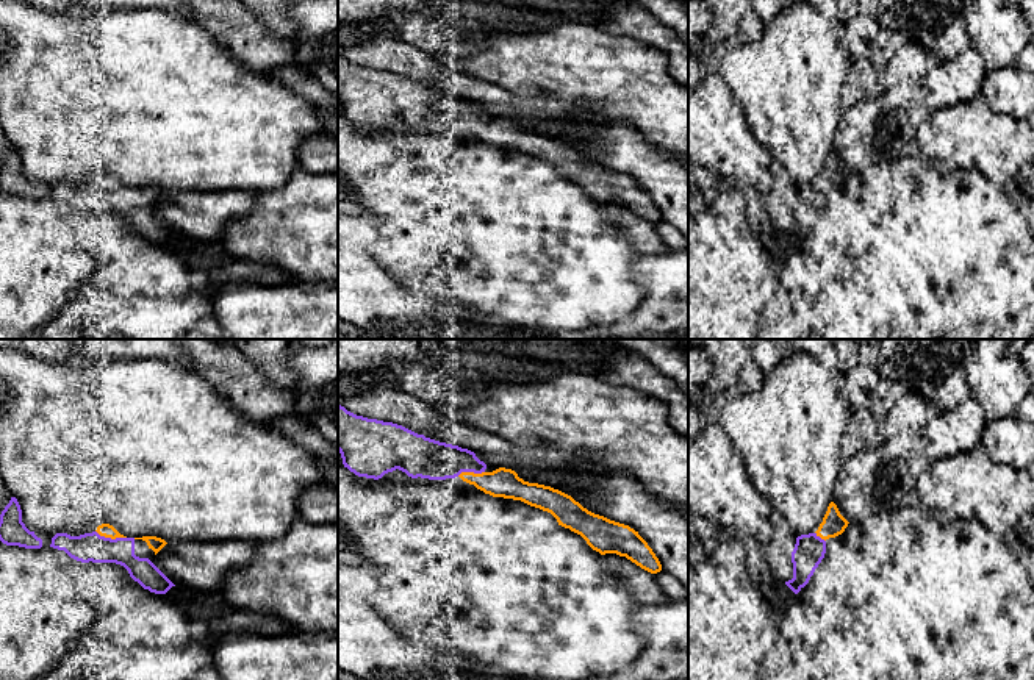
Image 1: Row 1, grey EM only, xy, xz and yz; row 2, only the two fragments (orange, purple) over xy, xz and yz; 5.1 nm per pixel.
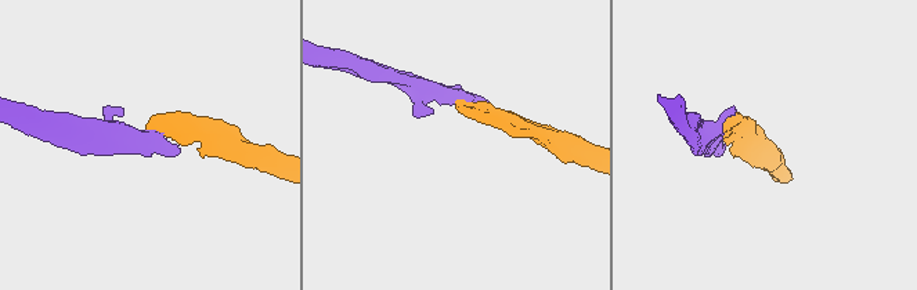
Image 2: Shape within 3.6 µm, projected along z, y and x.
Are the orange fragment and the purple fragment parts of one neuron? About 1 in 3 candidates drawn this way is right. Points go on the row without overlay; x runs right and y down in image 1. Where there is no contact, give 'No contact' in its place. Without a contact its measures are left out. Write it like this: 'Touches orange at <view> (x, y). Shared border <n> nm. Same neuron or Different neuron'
Touches orange at xy (111, 188). Shared border 170 nm. Same neuron

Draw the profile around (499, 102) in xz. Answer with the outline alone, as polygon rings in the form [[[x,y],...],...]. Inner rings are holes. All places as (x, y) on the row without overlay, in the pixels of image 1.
[[[375,38],[363,44],[338,45],[338,55],[357,66],[393,72],[425,88],[480,103],[497,117],[560,122],[587,116],[582,103],[544,97],[519,97],[496,84],[472,80],[396,38]]]

